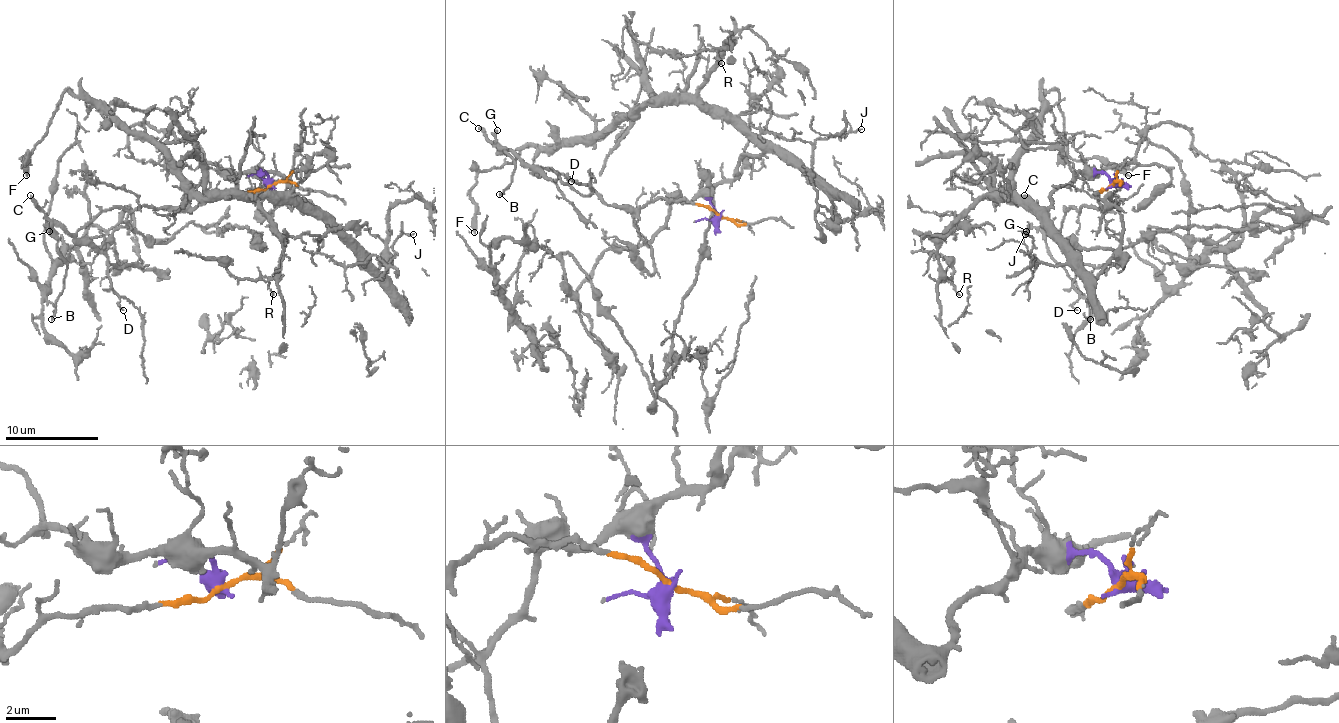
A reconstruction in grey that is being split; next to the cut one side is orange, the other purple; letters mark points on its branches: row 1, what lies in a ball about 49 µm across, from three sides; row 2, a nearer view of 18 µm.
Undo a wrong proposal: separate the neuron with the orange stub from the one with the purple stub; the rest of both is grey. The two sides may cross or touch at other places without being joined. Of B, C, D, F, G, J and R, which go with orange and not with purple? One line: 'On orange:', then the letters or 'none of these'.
On orange: B, C, D, G

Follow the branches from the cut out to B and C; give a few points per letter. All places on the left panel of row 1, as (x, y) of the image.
B: (271, 185), (206, 197), (192, 208), (109, 208), (74, 234), (58, 227), (58, 252), (67, 276), (51, 320)
C: (271, 185), (253, 192), (206, 197), (192, 208), (109, 208), (72, 234), (53, 222), (30, 194)

